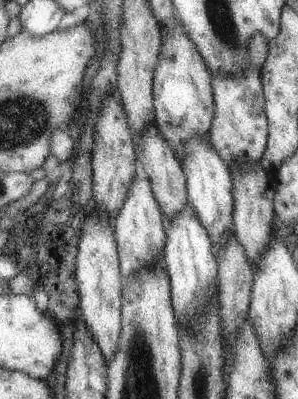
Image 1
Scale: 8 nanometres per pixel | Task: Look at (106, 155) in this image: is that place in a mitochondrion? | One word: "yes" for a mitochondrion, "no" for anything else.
no

